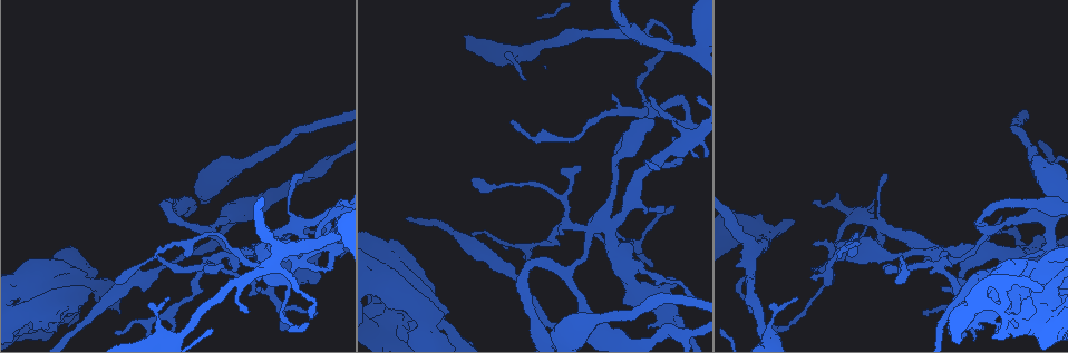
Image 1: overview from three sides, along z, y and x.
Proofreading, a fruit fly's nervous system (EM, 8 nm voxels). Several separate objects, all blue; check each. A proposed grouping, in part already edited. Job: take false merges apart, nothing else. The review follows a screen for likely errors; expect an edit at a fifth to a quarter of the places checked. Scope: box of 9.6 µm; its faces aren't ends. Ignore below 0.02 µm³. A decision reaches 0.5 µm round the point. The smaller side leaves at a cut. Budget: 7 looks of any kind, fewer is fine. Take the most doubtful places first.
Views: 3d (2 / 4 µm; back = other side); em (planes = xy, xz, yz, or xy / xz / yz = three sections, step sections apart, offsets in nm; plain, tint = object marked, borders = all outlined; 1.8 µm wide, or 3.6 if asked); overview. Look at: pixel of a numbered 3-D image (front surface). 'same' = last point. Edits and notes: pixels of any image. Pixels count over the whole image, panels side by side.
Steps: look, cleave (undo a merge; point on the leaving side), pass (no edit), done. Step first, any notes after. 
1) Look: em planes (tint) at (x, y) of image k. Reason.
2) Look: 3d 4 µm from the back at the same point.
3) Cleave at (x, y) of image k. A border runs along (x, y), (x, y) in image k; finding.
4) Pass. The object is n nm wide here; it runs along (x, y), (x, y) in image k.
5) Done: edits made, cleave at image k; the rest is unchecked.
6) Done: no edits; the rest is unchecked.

Look: 3d 4 µm at (234, 259) of image 1. Four or more arms meet.

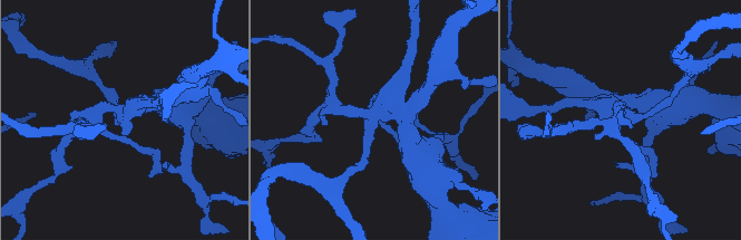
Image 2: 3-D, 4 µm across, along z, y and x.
Look: em xy step 4 (tint) at (125, 113) of image 2.

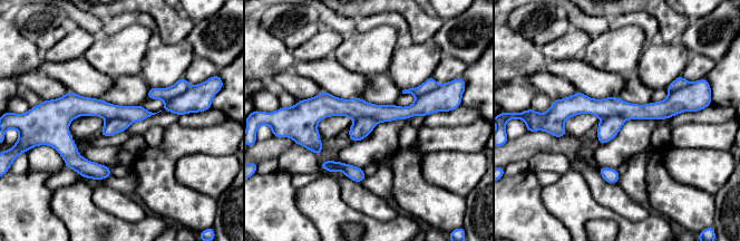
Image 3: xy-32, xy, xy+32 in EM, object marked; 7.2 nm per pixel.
Look: em planes (borders) at the same point.

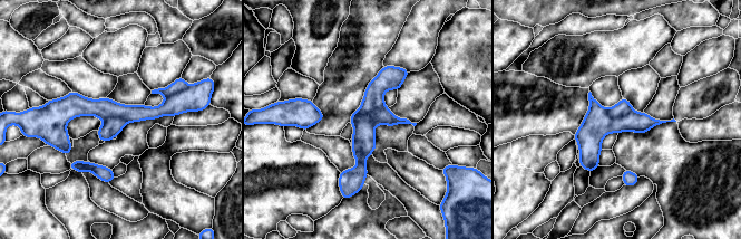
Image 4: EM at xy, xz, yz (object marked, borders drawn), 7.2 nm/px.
Cleave at (596, 124) of image 4. A border runs along (633, 110), (617, 117), (606, 112) in image 4; two cells meet here.

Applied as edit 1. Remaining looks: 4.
Look: overview.

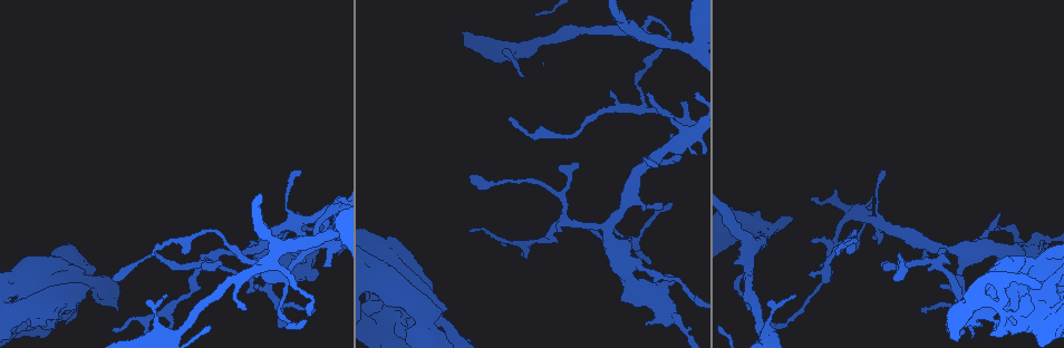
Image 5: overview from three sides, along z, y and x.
Look: em 3.6 µm planes (plain) at (1045, 278) of image 5.

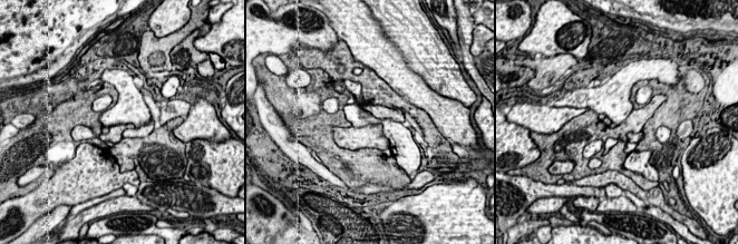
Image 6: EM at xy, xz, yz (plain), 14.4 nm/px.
Look: em 3.6 µm planes (tint) at the same point.

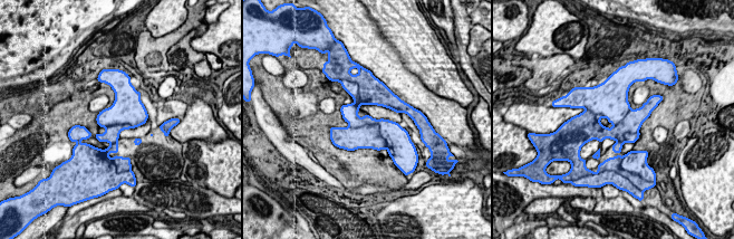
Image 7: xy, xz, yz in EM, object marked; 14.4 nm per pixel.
Cleave at (367, 136) of image 7. A border runs along (349, 125), (376, 124), (387, 146) in image 7; a second cell is stuck on.

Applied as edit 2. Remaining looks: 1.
Done: edits made, cleave at image 4, cleave at image 7; the rest is unchecked.

